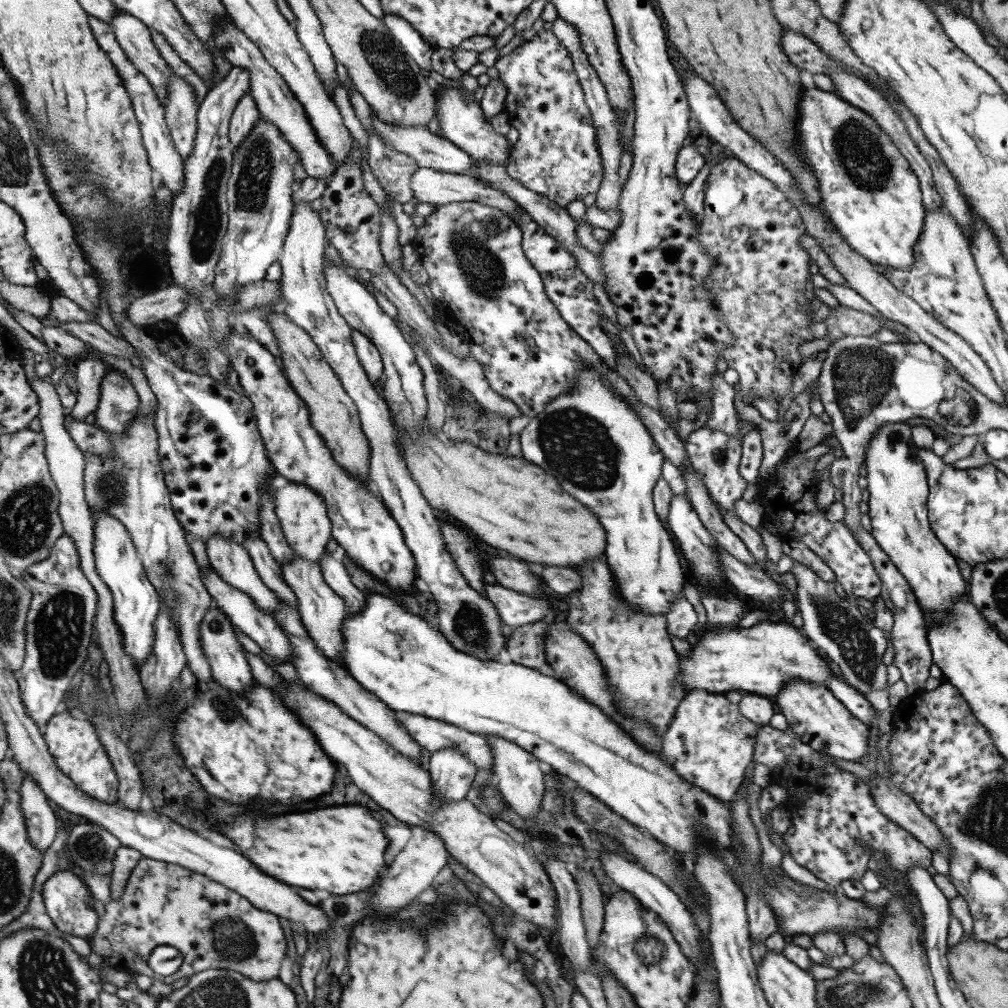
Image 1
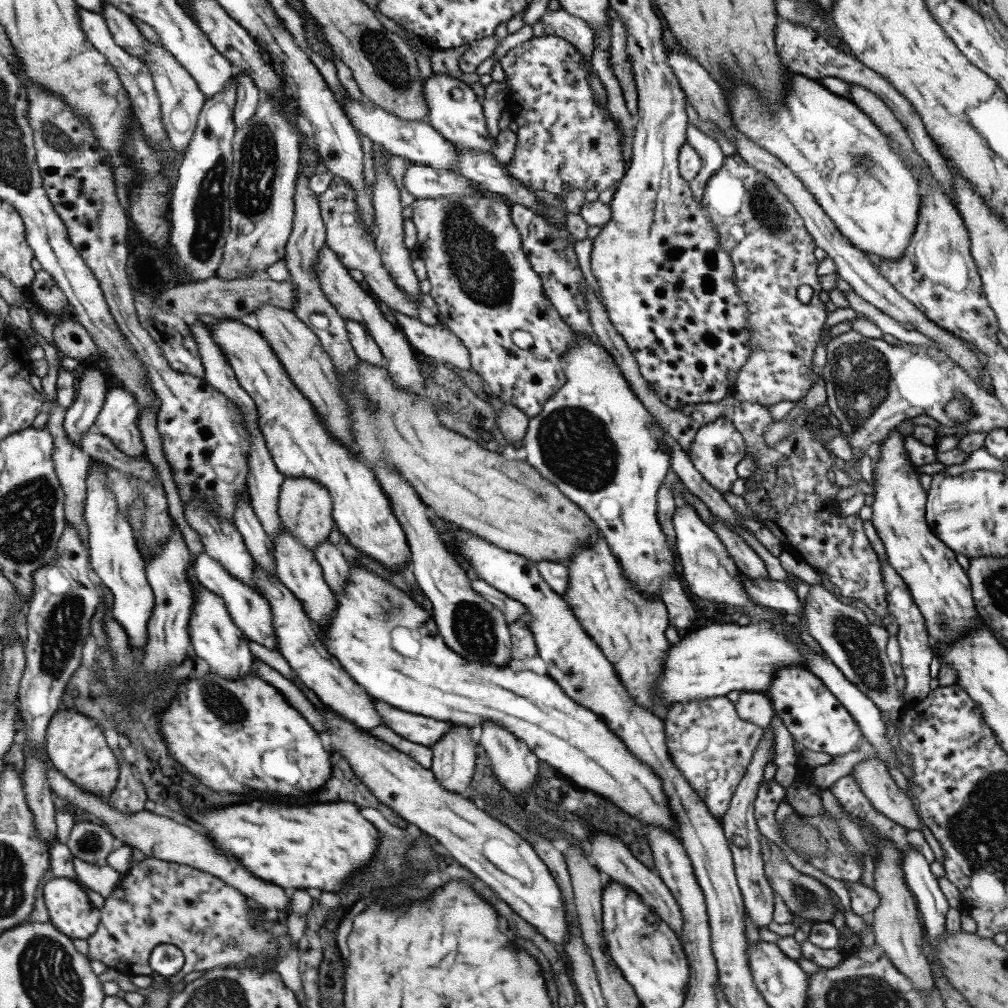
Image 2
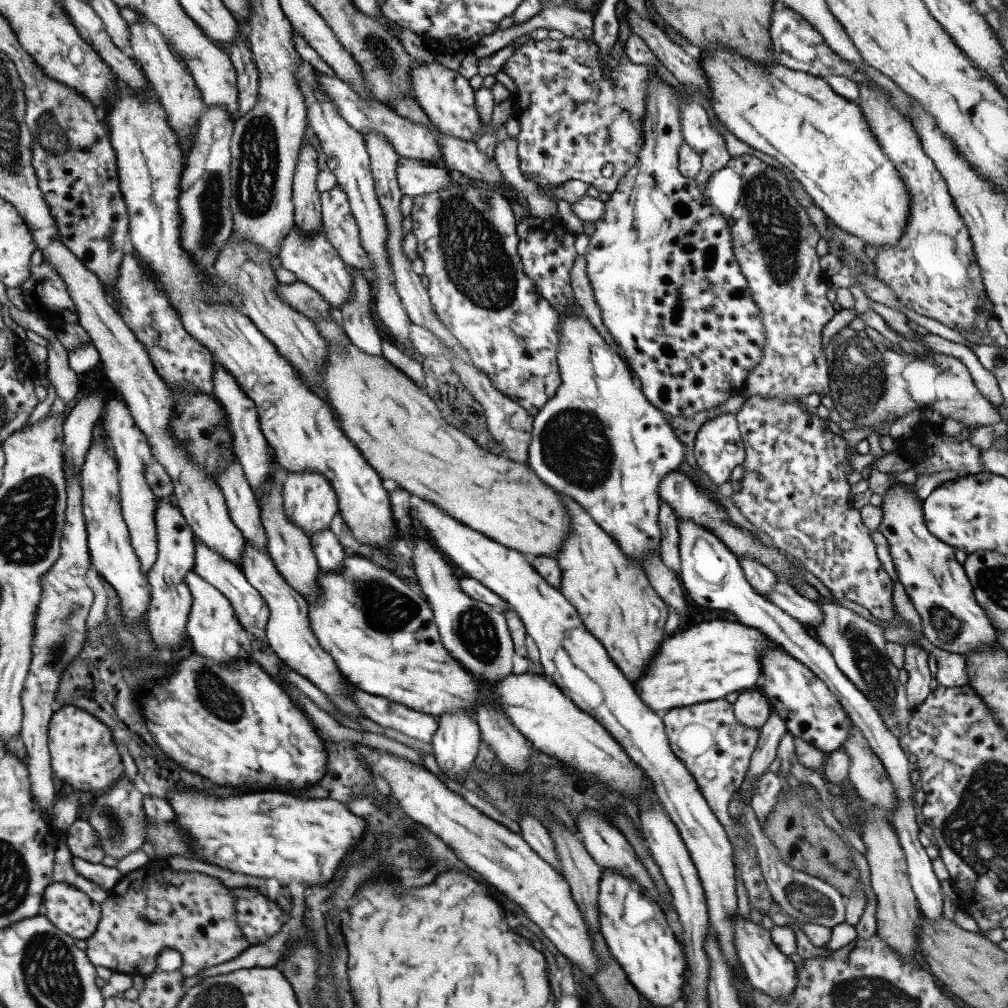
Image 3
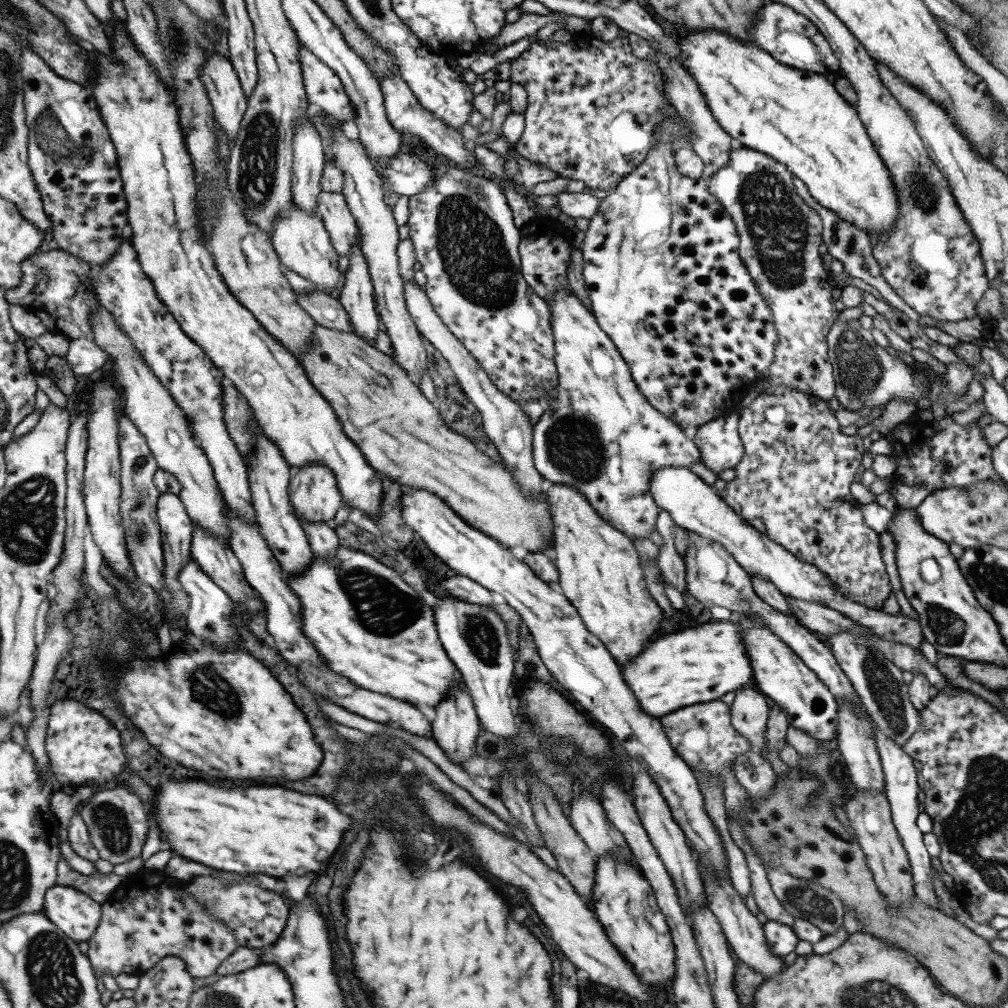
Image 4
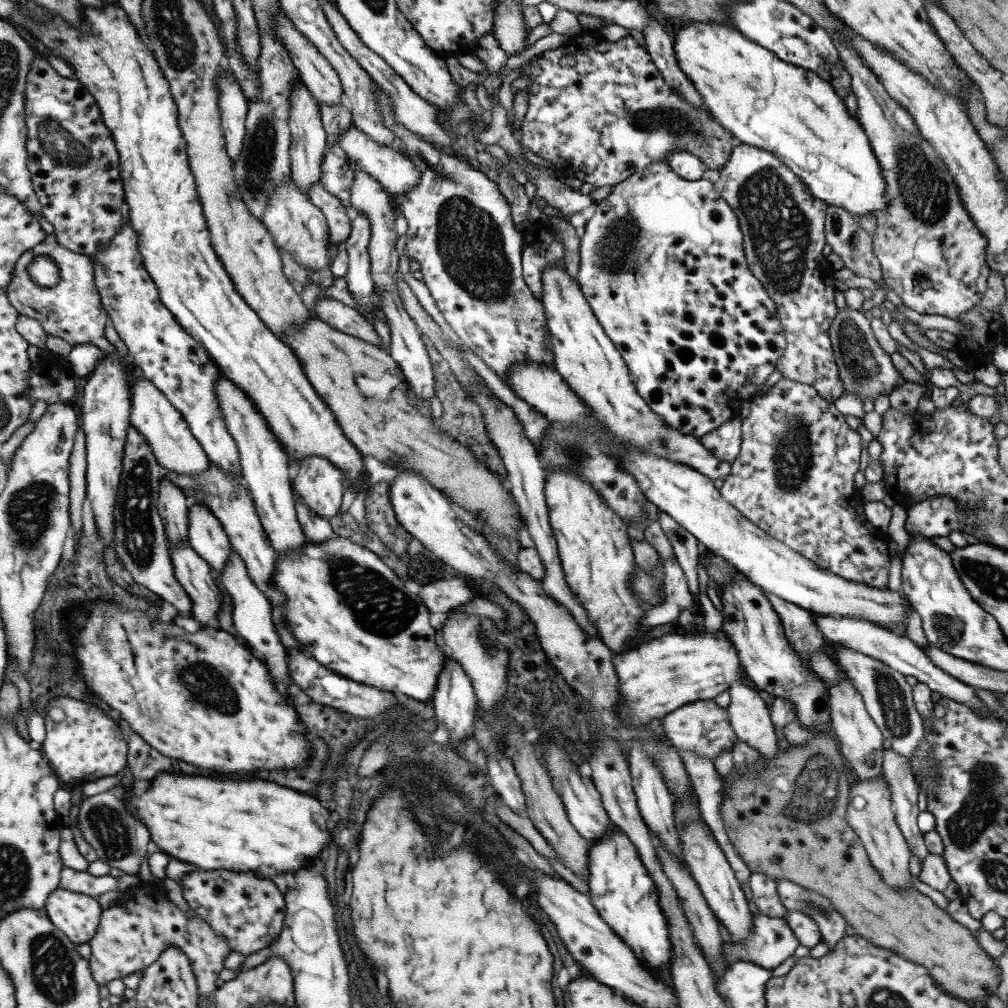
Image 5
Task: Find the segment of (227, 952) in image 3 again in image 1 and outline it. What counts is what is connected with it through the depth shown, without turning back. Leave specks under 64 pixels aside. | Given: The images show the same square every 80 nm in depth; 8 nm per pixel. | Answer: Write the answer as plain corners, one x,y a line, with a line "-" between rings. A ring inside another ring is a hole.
141,856
125,882
122,895
110,899
104,905
104,912
100,921
98,919
94,934
89,936
89,945
113,970
145,974
165,984
207,969
219,968
238,972
249,980
271,980
279,977
278,970
284,959
286,946
283,931
277,921
278,916
257,910
234,890
188,869
-
161,944
171,945
181,954
182,962
171,975
153,973
147,965
149,953

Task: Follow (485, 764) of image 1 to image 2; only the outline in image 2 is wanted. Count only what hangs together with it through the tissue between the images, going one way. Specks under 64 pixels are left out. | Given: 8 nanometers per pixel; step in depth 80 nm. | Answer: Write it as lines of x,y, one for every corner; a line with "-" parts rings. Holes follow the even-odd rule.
374,700
374,707
383,726
390,728
397,736
428,749
450,730
448,722
403,712
382,700

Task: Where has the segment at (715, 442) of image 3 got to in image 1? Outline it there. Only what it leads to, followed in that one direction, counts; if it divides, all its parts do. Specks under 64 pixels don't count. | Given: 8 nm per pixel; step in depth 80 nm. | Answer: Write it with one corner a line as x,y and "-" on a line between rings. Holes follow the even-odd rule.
705,426
688,434
683,442
685,454
690,458
692,469
698,474
708,495
716,502
720,510
733,511
734,500
741,498
741,493
746,485
746,480
741,478
738,471
742,449
740,440
741,436
737,434
725,434

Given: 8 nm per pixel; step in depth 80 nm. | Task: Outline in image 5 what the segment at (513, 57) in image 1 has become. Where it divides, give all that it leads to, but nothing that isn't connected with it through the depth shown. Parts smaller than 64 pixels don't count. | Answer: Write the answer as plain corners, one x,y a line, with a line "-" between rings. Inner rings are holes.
580,32
569,37
567,42
560,47
549,49
537,54
531,60
531,64
524,63
520,66
521,72
518,78
528,78
530,83
526,88
528,93
528,103
526,112
520,122
520,143
543,160
548,160
556,166
560,177
564,179
581,180
591,184
593,188
600,186
613,186
625,180
627,176
635,171
640,171
653,161
665,159
673,151
689,151
693,153
705,166
705,170
717,170
725,164
728,154
731,150
731,136
718,122
715,122
705,106
692,106
686,100
682,99
680,94
671,90
663,80
663,77
657,70
657,67
651,63
648,52
645,48
639,47
632,36
627,35
617,41
607,41
597,34

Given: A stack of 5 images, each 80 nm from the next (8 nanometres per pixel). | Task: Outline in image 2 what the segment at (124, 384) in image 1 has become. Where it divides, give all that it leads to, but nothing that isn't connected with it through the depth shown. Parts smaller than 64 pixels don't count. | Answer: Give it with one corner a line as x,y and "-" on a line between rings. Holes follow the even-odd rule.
109,380
107,383
107,390
105,400
100,411
94,420
96,430
104,434
112,443
130,459
139,461
145,460
145,449
141,443
139,430
137,429
138,420
138,405
135,400
127,394
125,388
121,388
119,383

